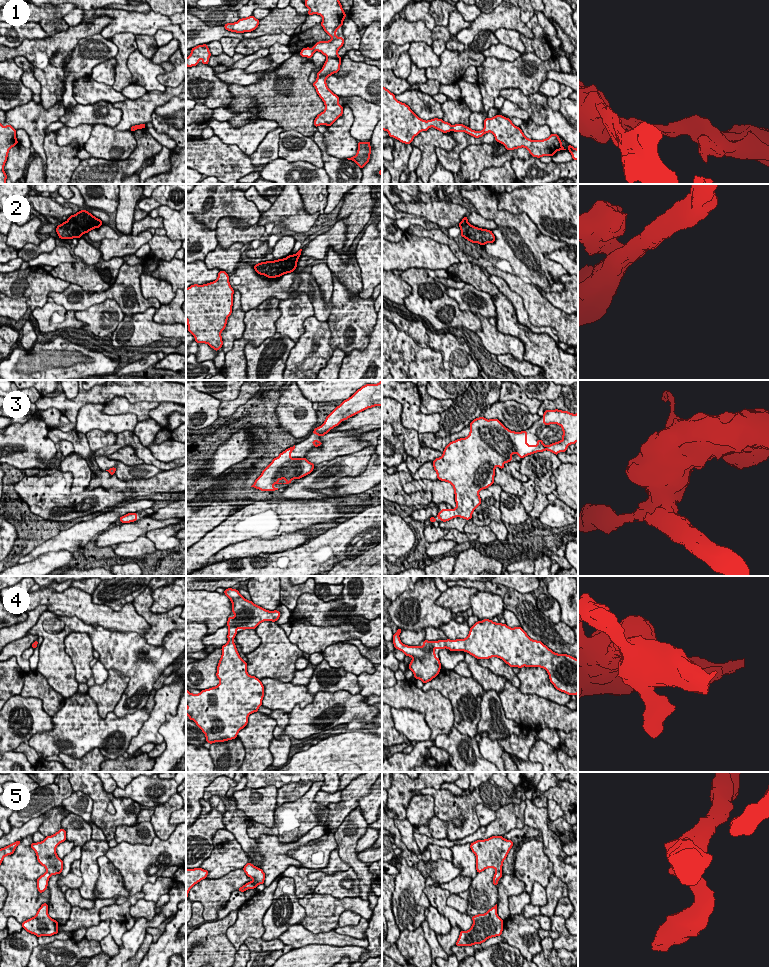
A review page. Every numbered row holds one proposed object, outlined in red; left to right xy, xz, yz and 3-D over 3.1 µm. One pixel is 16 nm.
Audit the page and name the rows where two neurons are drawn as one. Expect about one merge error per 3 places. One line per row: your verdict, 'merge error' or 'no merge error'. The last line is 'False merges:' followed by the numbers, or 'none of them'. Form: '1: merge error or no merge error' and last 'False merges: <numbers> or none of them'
1: merge error
2: no merge error
3: no merge error
4: no merge error
5: merge error
False merges: 1, 5

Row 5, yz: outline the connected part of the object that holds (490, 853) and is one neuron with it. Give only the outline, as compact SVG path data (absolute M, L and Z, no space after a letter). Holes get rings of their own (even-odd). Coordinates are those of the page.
M492 836L488 839L477 840L470 844L472 852L476 855L477 873L487 868L494 868L496 872L502 871L503 862L513 846L511 840L502 836Z

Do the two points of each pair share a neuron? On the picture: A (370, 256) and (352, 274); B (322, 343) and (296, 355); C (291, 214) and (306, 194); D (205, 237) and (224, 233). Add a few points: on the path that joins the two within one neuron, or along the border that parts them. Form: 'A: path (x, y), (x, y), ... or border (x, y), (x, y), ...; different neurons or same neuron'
A: border (354, 256), (360, 270), (362, 290); different neurons
B: path (319, 350), (314, 355), (303, 355); same neuron
C: border (299, 194), (303, 200); different neurons
D: border (215, 229), (218, 244); different neurons

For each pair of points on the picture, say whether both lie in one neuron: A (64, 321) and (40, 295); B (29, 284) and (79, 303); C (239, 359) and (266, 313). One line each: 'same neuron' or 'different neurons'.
A: different neurons
B: different neurons
C: same neuron

